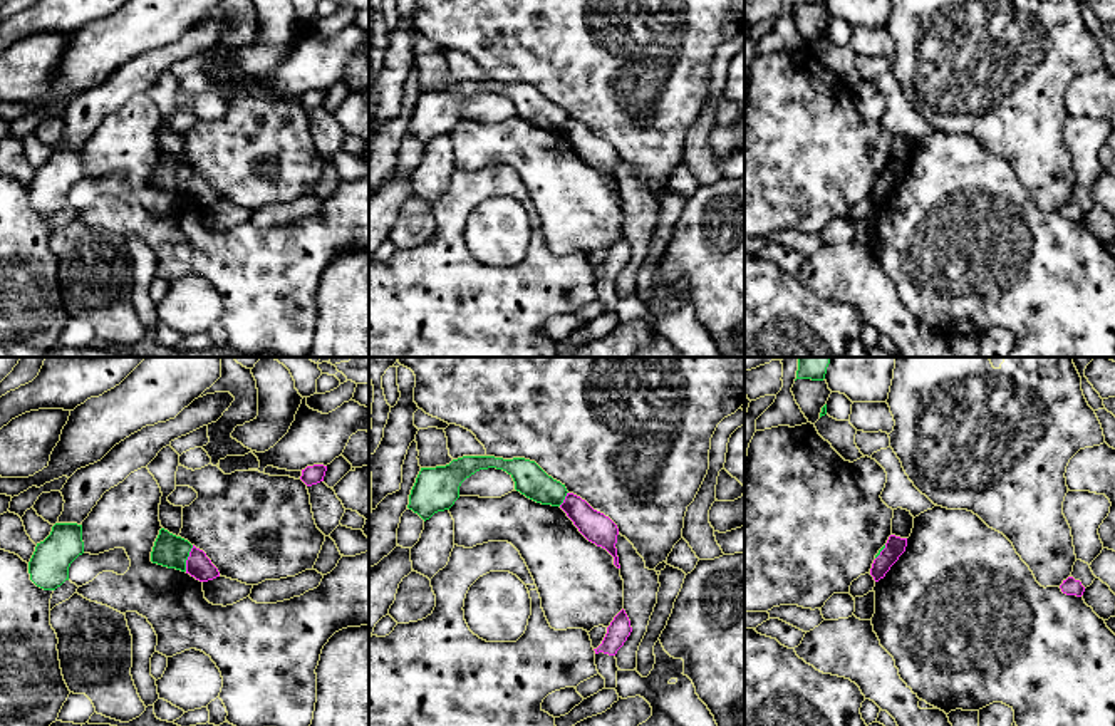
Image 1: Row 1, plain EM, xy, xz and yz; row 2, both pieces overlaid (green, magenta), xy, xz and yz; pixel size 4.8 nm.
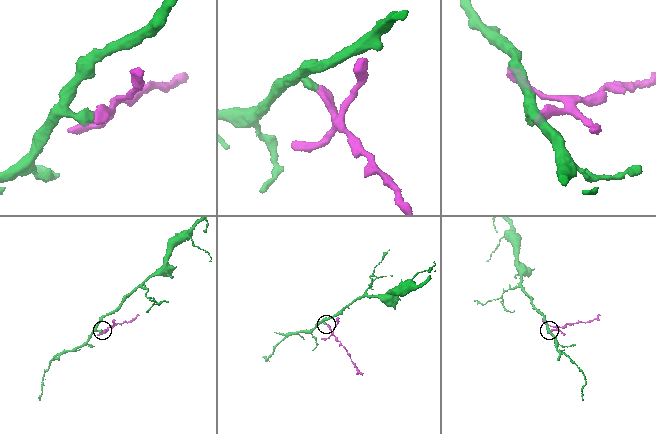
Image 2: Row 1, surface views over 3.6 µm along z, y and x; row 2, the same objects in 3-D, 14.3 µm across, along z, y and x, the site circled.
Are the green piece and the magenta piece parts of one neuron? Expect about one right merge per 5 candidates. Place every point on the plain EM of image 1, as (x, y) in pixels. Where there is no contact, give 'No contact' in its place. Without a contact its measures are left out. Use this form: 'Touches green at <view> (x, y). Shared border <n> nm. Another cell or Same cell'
Touches green at xy (186, 183). Shared border 130 nm. Another cell

